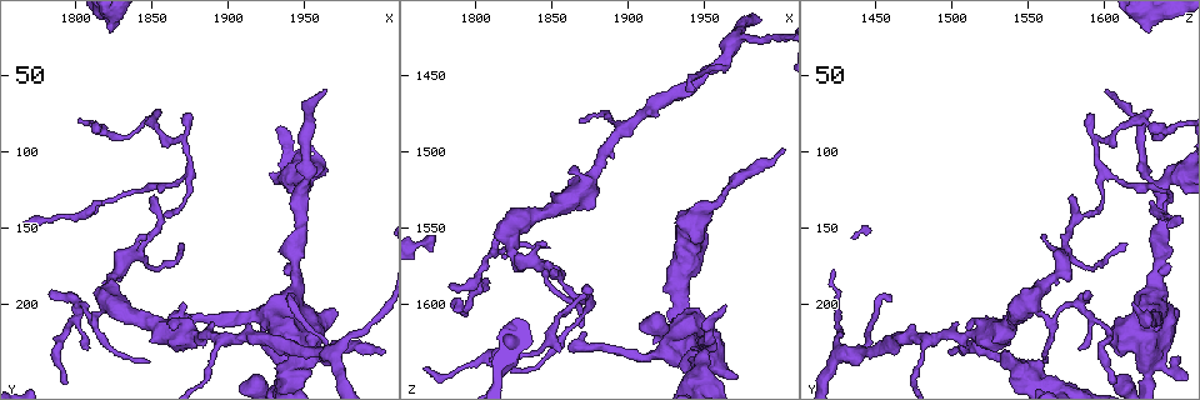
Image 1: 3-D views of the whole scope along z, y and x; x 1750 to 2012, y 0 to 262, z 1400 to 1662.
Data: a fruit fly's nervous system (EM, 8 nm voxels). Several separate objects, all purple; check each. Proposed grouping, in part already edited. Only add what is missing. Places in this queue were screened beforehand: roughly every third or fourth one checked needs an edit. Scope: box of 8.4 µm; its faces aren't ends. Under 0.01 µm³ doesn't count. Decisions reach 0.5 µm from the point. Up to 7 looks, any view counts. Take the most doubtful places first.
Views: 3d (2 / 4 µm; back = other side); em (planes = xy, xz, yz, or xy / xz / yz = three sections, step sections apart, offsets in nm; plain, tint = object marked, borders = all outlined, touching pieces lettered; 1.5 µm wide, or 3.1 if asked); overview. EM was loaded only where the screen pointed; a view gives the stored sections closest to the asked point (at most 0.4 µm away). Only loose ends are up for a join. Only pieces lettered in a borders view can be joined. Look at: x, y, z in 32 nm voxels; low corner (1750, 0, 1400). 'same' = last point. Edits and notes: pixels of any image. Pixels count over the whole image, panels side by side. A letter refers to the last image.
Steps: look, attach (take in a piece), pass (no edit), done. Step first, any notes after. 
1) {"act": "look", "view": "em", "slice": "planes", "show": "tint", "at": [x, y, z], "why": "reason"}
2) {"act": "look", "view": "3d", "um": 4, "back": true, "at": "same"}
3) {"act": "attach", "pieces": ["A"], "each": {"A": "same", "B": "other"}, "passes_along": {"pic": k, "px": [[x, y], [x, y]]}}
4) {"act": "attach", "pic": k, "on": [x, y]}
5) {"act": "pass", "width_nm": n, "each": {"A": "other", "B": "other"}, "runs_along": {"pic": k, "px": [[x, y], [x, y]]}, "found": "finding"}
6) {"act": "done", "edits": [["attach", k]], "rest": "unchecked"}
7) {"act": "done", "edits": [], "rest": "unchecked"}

{"act": "look", "view": "em", "slice": "xy", "step": 4, "show": "tint", "at": [1868, 200, 1620], "why": "thin end"}

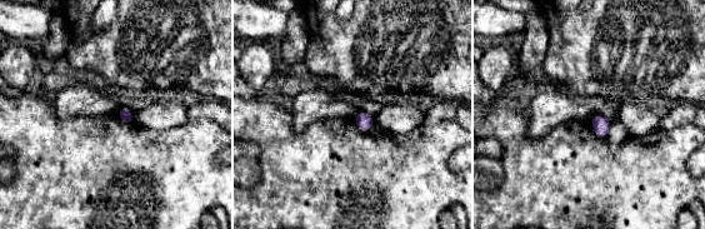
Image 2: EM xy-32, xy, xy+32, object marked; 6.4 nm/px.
{"act": "look", "view": "em", "slice": "planes", "show": "borders", "at": "same", "why": "another direction"}

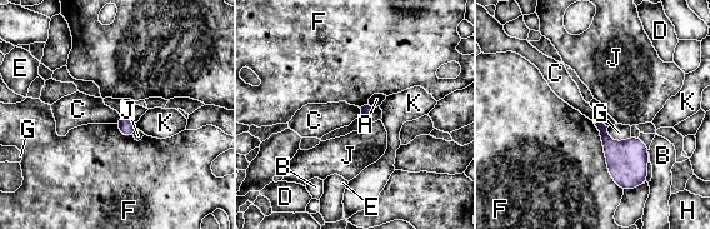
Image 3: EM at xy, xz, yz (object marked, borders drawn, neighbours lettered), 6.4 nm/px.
{"act": "pass", "each": {"A": "other", "B": "other", "C": "other", "D": "other", "E": "other", "F": "other", "G": "other", "H": "other", "J": "other", "K": "other"}, "found": "none of them fits"}

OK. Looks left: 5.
{"act": "look", "view": "3d", "um": 4, "at": [1944, 234, 1556], "why": "free end"}

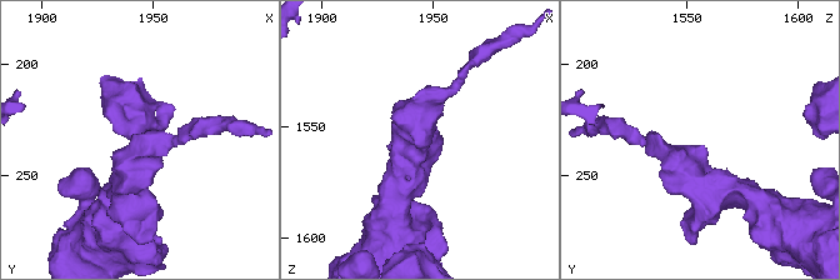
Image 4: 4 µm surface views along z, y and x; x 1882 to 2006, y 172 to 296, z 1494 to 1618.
{"act": "look", "view": "em", "slice": "xz", "step": 8, "show": "borders", "at": [1942, 237, 1555]}

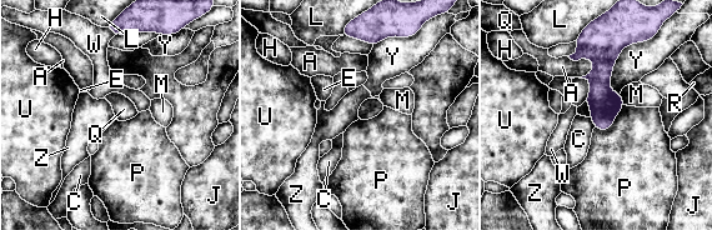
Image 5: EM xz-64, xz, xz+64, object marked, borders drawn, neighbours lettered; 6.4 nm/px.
{"act": "pass", "longest_contact_nm": ["Y", 420], "each": {"A": "other", "C": "other", "E": "other", "H": "other", "J": "other", "L": "other", "M": "other", "P": "other", "Q": "other", "R": "other", "U": "other", "W": "other", "Y": "other", "Z": "other"}, "runs_along": {"pic": 5, "px": [[591, 36], [601, 50], [606, 126]]}, "found": "none of them fits"}

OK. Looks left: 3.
{"act": "look", "view": "em", "slice": "planes", "show": "plain", "at": [1810, 228, 1584], "why": "free end"}

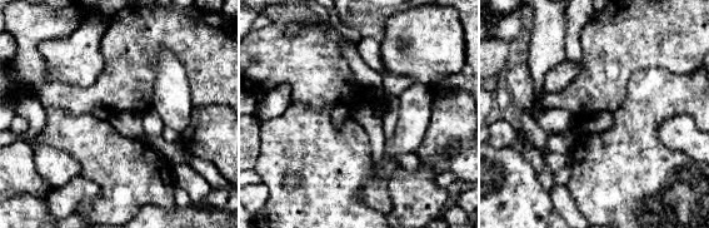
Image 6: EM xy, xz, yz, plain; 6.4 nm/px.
{"act": "look", "view": "em", "slice": "planes", "show": "borders", "at": "same", "why": "see the neighbours"}

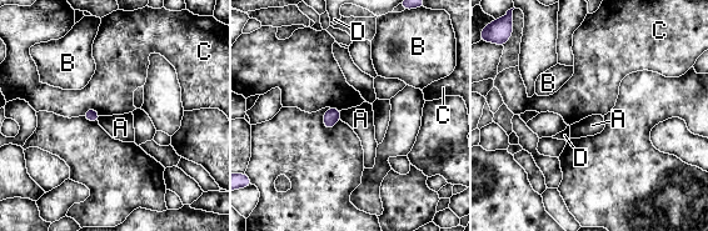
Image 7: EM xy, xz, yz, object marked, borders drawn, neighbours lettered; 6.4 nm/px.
{"act": "pass", "width_nm": 90, "each": {"A": "other", "B": "other", "C": "other", "D": "other"}, "border": {"pic": 7, "px": [[81, 114], [94, 108], [101, 115]]}, "found": "no lettered piece goes on from it"}

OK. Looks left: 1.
{"act": "done", "edits": [], "rest": "unchecked"}

